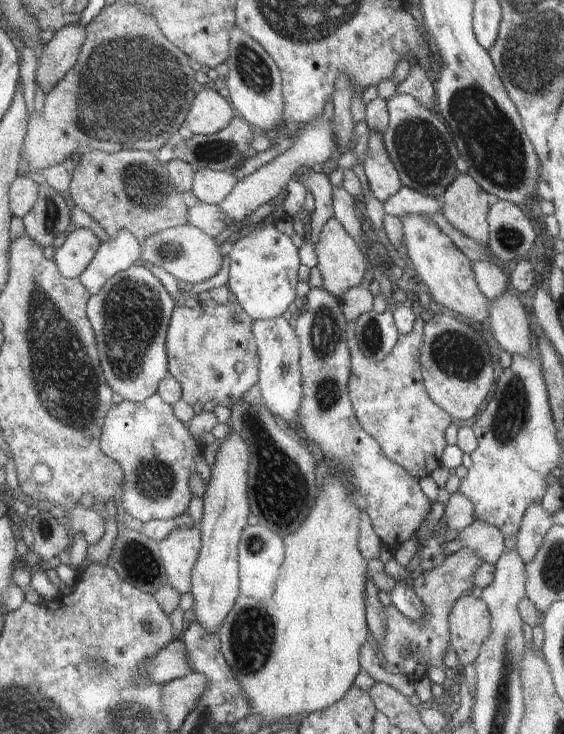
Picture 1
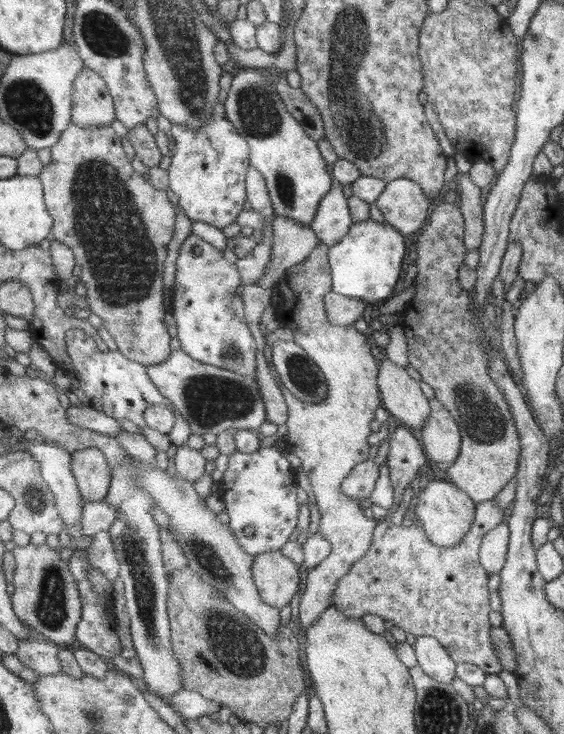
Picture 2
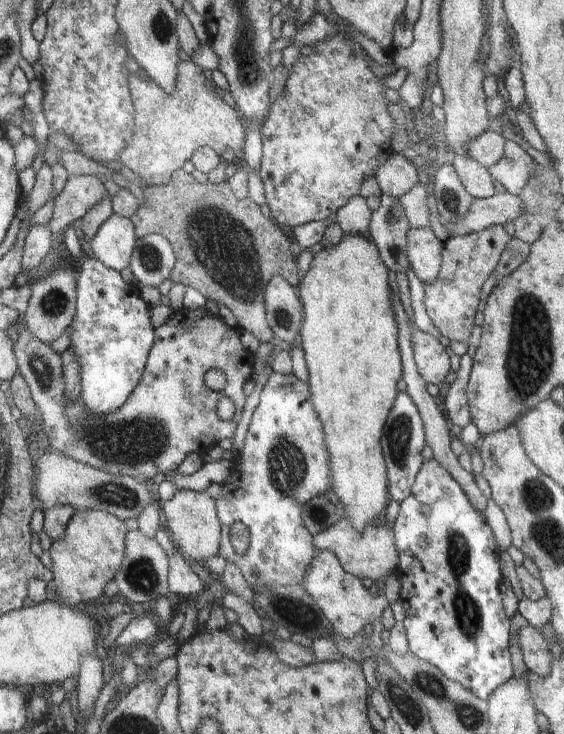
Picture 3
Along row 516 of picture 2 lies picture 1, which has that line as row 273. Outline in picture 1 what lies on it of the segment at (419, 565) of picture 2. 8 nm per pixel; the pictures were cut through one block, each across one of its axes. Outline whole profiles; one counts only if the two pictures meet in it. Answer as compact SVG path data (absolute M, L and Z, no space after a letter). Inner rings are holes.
M490 259L471 260L470 264L475 272L478 288L488 300L510 288L506 269L501 269Z

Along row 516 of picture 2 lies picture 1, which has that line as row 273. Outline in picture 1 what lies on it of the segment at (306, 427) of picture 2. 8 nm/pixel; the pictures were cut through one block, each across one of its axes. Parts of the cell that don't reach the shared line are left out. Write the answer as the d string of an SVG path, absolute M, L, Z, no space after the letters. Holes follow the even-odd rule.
M336 217L329 218L322 226L318 242L315 245L317 268L323 280L323 287L328 289L337 299L351 288L359 287L366 276L369 262L360 251L356 241L348 235Z

